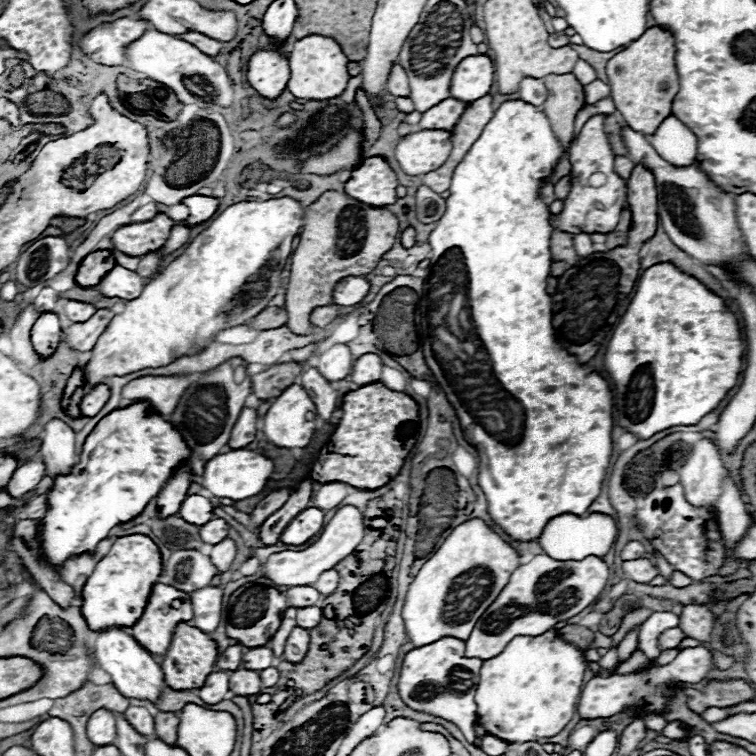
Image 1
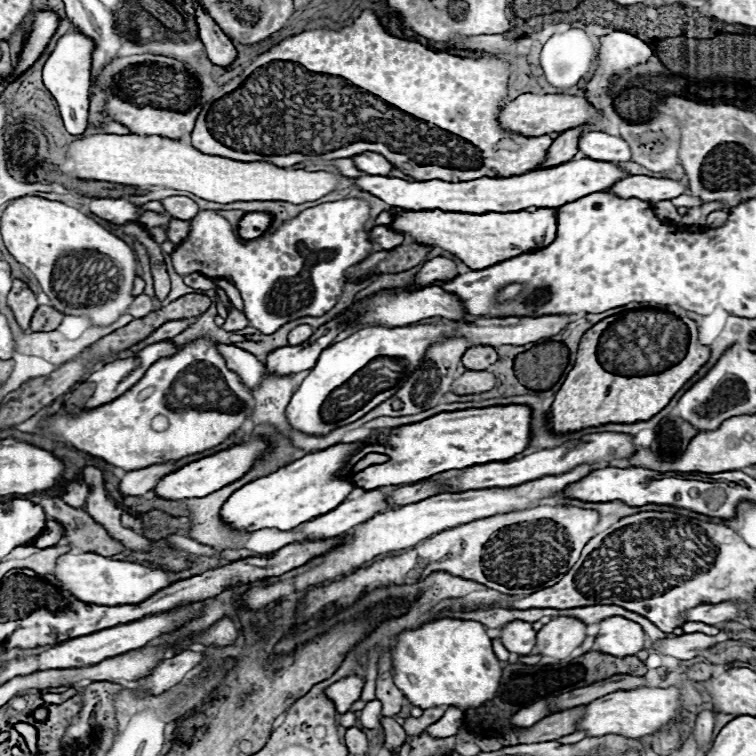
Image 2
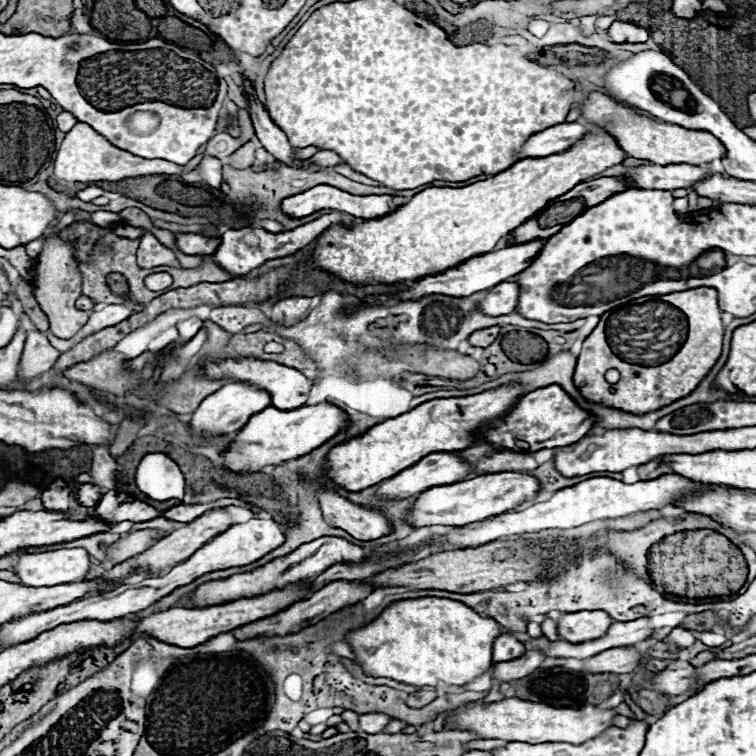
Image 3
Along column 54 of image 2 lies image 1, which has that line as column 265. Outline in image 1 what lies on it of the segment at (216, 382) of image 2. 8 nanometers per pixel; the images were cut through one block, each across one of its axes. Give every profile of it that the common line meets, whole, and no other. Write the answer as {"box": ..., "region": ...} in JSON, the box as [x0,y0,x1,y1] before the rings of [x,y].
{"box":[262,384,318,448],"region":[[[298,384],[288,386],[270,406],[270,410],[262,418],[262,432],[278,448],[304,448],[312,440],[316,432],[316,420],[318,414],[312,398],[306,394],[306,390]]]}

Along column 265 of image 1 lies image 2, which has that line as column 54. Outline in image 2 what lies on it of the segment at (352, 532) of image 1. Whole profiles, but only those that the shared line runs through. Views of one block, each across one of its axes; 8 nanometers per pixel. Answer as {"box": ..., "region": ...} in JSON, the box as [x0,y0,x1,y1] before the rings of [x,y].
{"box":[54,552,172,606],"region":[[[68,552],[56,560],[54,576],[62,582],[62,588],[72,592],[78,600],[86,604],[100,606],[120,606],[120,604],[140,604],[154,596],[158,590],[168,588],[172,582],[168,580],[164,568],[146,568],[136,562],[112,560],[104,556],[96,556],[92,552]]]}

